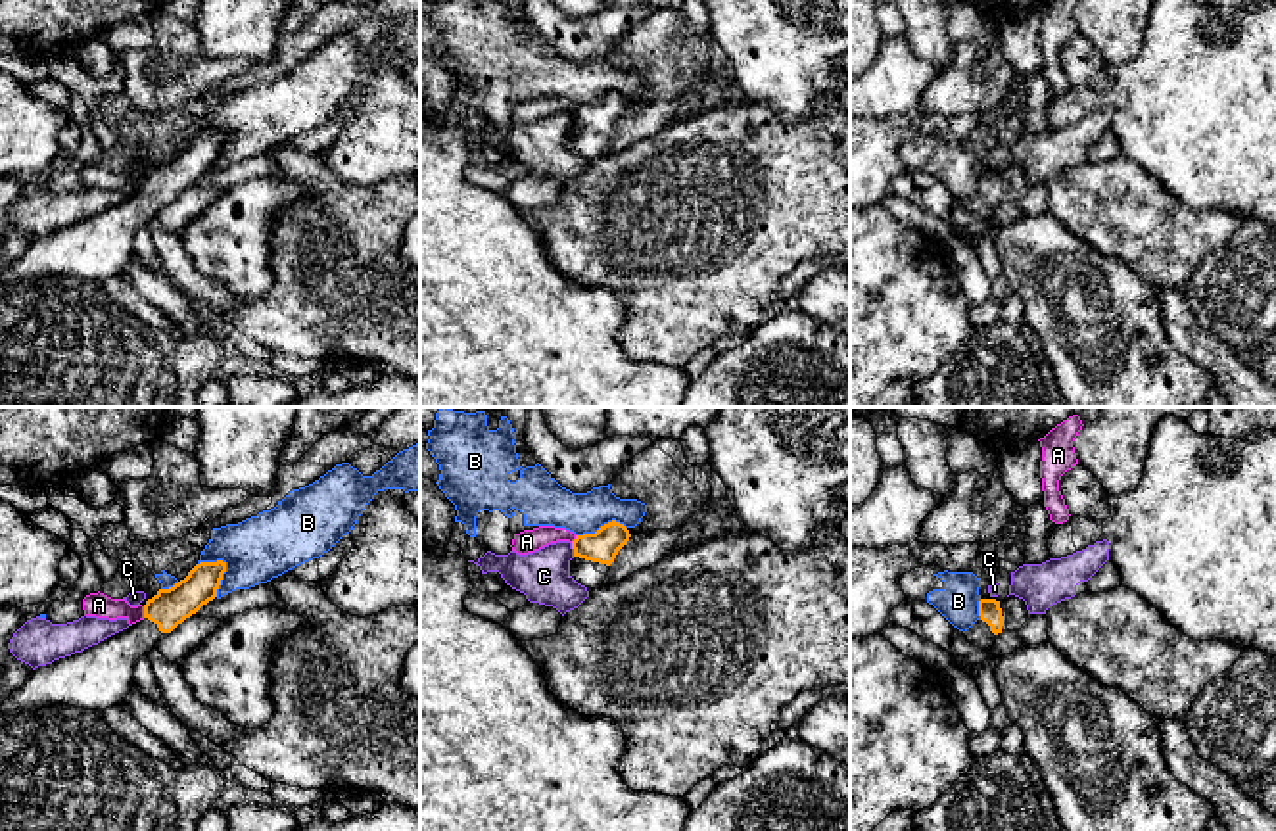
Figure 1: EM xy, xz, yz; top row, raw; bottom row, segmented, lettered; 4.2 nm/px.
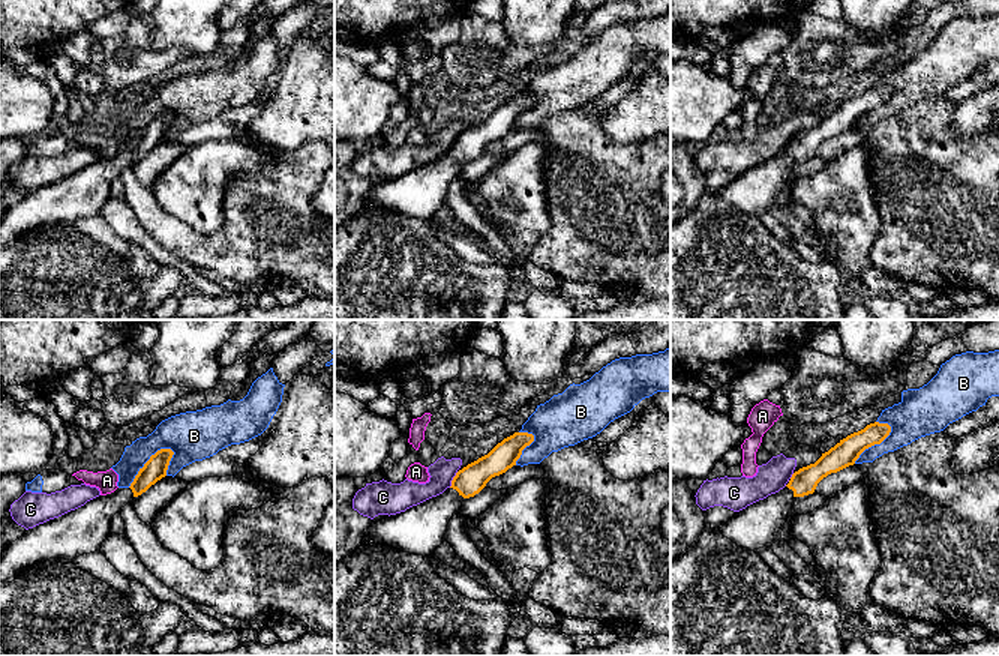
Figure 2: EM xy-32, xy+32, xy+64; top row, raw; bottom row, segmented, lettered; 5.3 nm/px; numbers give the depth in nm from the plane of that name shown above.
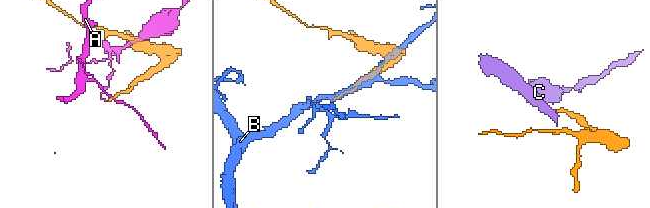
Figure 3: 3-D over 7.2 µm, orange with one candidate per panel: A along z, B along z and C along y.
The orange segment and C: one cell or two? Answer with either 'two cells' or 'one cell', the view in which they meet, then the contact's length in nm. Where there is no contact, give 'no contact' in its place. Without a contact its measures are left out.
two cells | xz | 60 nm

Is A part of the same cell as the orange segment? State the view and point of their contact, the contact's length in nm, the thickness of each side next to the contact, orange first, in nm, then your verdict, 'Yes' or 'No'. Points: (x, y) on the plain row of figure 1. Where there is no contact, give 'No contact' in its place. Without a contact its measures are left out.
Touches orange at xy (144, 183). Shared border 50 nm. Thickness 160 nm (orange) against 100 nm. No

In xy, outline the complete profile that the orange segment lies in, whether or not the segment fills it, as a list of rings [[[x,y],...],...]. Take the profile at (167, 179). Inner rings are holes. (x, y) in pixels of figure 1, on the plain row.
[[[200,132],[184,150],[169,159],[159,159],[144,175],[144,188],[154,192],[161,203],[171,203],[178,194],[196,184],[217,167],[226,132]]]

